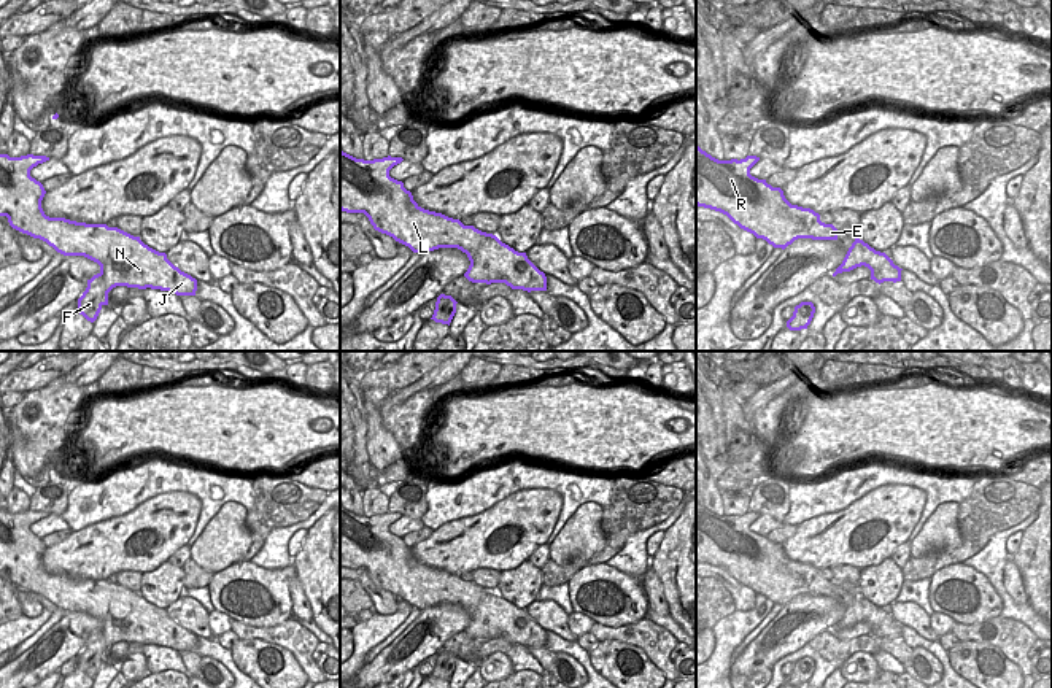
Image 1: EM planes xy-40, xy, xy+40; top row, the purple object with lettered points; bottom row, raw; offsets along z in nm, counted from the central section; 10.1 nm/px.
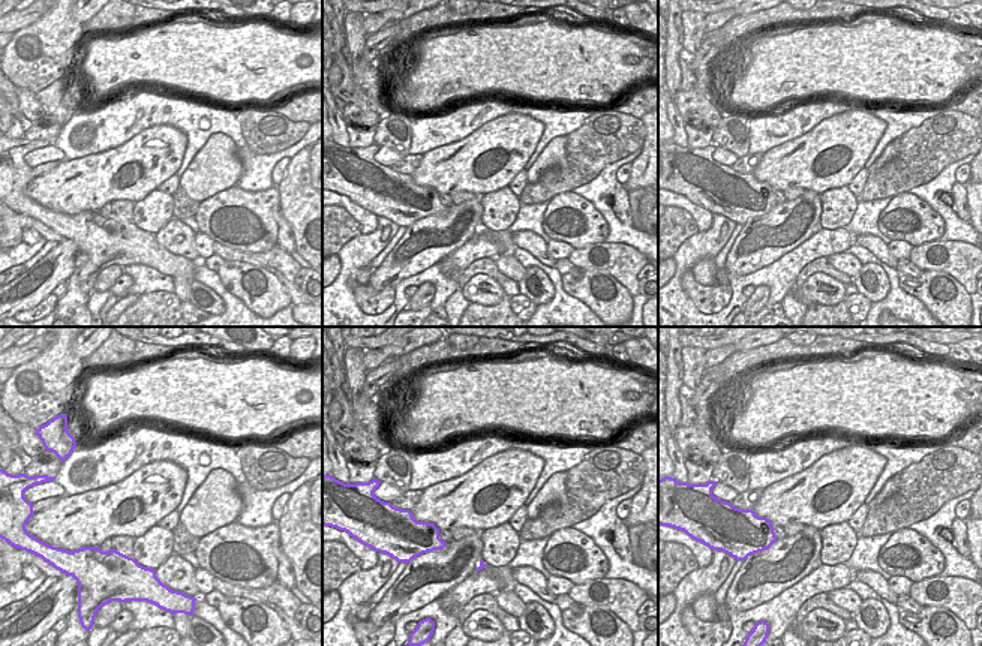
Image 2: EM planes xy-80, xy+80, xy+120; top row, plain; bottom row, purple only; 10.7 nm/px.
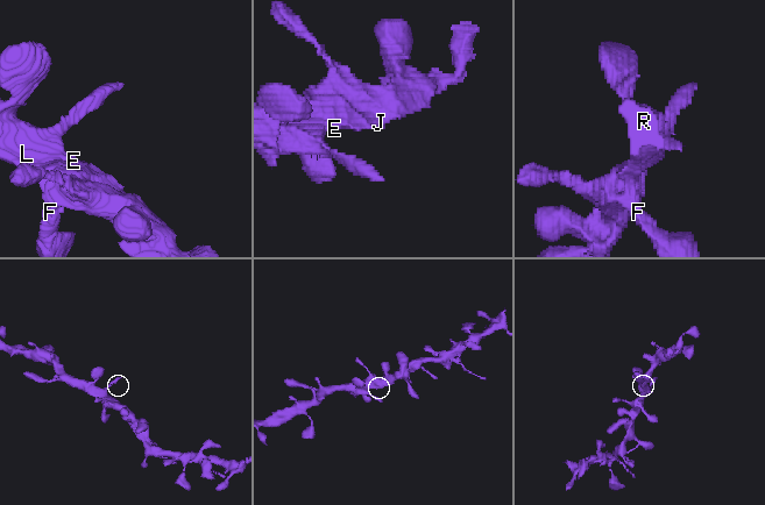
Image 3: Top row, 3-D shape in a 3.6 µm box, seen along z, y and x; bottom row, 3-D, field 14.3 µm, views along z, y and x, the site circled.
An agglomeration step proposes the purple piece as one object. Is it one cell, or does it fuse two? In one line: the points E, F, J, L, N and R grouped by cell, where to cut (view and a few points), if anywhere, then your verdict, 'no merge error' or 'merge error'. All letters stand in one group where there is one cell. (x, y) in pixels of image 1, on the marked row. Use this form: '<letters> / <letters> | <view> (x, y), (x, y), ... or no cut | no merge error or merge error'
E F J L N R | no cut | no merge error

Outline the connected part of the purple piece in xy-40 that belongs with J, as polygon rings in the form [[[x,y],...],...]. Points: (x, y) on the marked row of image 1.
[[[0,154],[0,216],[6,216],[13,229],[46,242],[64,256],[84,256],[100,265],[100,272],[87,280],[87,288],[78,299],[79,315],[94,323],[102,307],[108,305],[108,292],[116,286],[151,288],[176,296],[195,296],[197,280],[175,267],[165,253],[145,245],[140,237],[106,224],[86,224],[46,216],[41,208],[46,191],[40,181],[30,176],[30,170],[46,160],[49,160],[46,156],[10,157]]]

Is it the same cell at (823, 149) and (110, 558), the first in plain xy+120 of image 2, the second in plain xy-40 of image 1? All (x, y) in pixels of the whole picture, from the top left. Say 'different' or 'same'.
same

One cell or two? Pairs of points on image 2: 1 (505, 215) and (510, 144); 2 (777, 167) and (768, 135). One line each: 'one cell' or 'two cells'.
1: two cells
2: two cells

